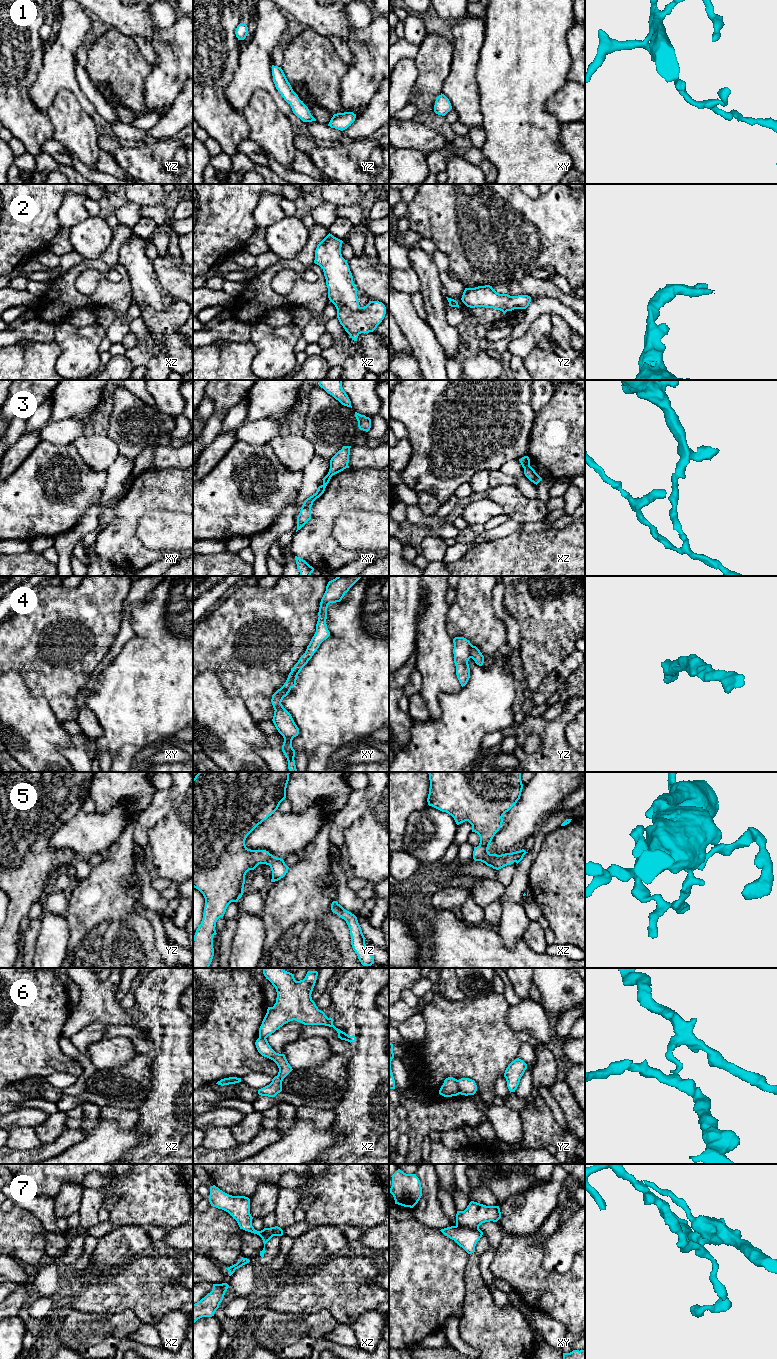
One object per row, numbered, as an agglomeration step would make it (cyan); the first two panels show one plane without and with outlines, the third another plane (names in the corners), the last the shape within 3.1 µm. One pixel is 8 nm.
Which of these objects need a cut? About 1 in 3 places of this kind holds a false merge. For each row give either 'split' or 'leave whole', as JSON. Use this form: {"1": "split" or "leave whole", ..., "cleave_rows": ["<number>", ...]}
{"1": "leave whole", "2": "leave whole", "3": "split", "4": "leave whole", "5": "leave whole", "6": "split", "7": "split", "cleave_rows": ["3", "6", "7"]}

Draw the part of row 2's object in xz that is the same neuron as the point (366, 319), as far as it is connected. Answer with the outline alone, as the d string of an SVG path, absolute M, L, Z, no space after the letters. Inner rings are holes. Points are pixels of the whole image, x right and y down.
M329 233L317 245L314 263L323 269L328 298L337 309L340 324L352 340L357 341L361 333L377 328L385 317L386 307L379 301L369 301L364 307L359 305L352 273L341 254L342 243Z

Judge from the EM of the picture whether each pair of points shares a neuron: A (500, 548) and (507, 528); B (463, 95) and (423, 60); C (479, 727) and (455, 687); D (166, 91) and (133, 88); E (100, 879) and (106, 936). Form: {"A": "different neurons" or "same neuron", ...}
{"A": "different neurons", "B": "different neurons", "C": "different neurons", "D": "different neurons", "E": "same neuron"}

